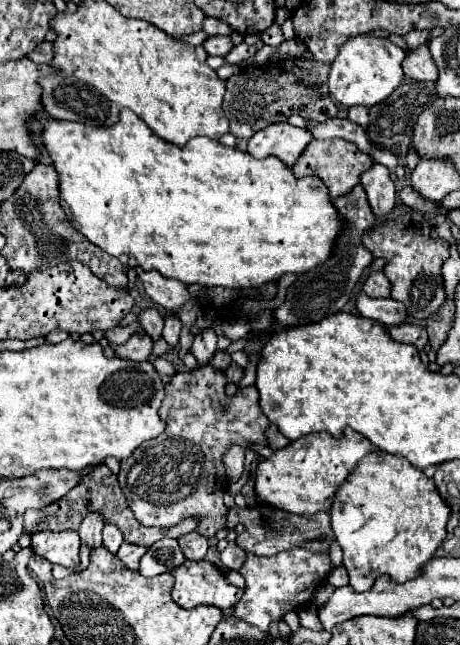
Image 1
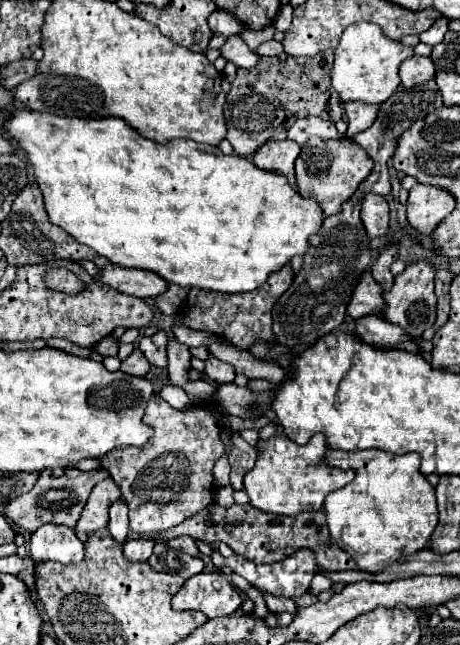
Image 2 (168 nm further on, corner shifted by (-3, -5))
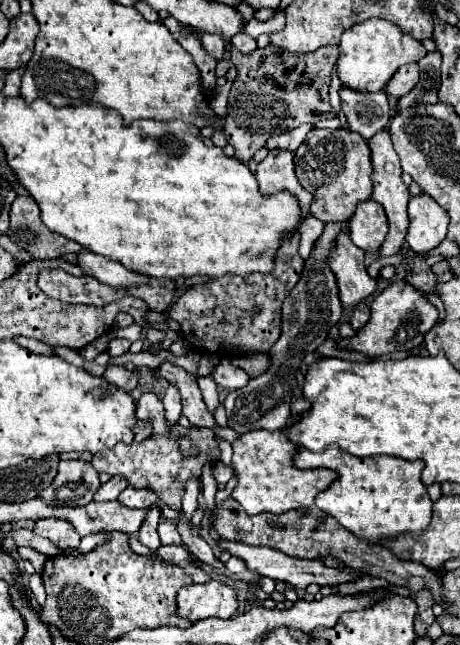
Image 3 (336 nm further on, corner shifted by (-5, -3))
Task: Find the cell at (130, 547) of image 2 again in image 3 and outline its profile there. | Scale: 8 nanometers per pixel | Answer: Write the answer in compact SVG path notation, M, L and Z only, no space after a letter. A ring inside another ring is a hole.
M152 508L150 512L148 512L148 516L146 516L146 520L144 520L144 526L138 530L138 538L140 538L140 542L144 544L144 546L148 546L150 550L156 550L158 546L160 546L160 538L158 538L158 518L160 518L160 514L158 514L158 510L156 508Z

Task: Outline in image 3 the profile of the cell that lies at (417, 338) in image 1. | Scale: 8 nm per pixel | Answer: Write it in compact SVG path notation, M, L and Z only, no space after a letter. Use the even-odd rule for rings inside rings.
M358 304L356 308L354 308L354 312L352 312L352 320L350 320L350 324L352 324L352 328L354 330L360 330L362 326L366 326L368 324L368 318L370 318L370 308L368 308L368 304Z

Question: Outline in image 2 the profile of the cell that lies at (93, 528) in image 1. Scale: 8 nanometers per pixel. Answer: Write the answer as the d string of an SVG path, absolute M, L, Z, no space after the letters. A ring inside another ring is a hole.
M112 478L98 482L82 510L76 530L94 532L98 528L106 528L108 526L108 508L118 498L120 498L120 488L114 484Z

